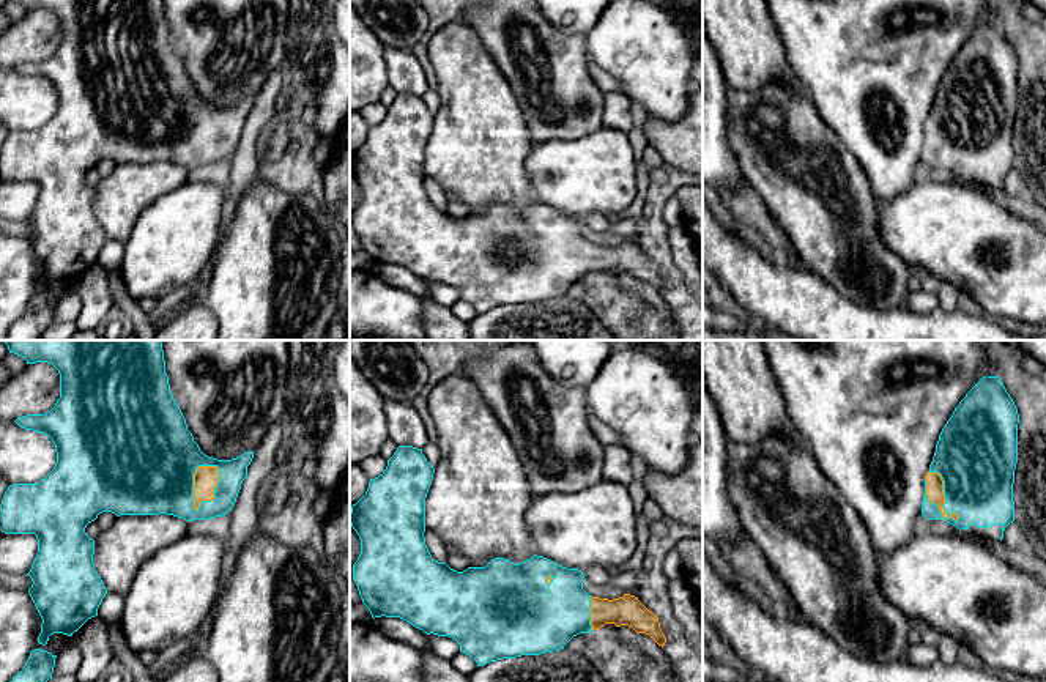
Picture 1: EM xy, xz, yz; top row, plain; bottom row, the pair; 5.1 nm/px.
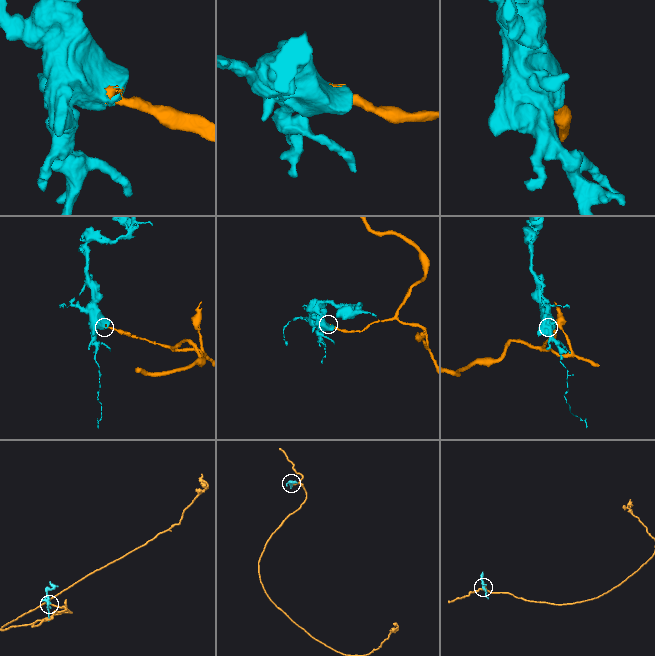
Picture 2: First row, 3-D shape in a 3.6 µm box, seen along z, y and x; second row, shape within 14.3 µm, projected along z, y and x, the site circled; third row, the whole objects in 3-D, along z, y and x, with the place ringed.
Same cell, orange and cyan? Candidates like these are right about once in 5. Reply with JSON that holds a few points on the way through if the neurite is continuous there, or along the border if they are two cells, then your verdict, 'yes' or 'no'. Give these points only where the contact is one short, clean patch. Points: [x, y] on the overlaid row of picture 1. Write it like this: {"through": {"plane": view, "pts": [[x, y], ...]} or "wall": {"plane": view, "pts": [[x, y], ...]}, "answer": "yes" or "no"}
{"answer": "yes"}

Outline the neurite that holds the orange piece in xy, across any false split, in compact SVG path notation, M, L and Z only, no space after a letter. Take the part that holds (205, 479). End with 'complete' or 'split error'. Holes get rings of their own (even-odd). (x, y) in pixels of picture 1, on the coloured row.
M0 340L27 364L47 362L60 373L60 398L44 414L27 414L14 422L44 433L55 444L57 463L36 484L13 484L0 504L0 531L5 534L35 534L38 553L27 576L33 584L28 594L43 619L38 643L46 646L49 636L72 636L98 608L107 589L93 562L95 540L85 532L99 513L120 515L173 515L186 521L210 520L232 510L247 477L254 452L232 460L205 455L187 430L186 419L176 405L165 373L162 340Z; split error

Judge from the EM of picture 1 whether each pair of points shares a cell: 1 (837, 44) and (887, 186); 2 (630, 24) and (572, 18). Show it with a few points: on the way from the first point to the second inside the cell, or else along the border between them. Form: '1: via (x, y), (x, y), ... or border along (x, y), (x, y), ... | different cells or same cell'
1: via (857, 79), (860, 123), (865, 136), (878, 151) | same cell
2: via (616, 27), (594, 27), (586, 19) | same cell

